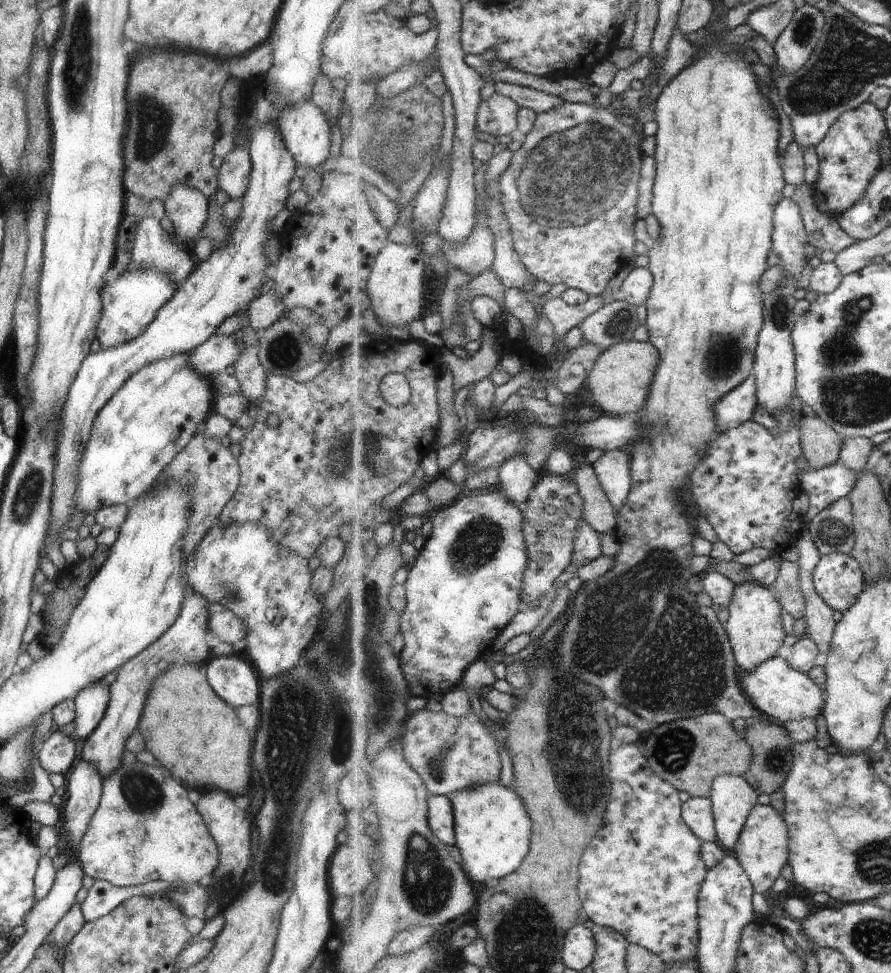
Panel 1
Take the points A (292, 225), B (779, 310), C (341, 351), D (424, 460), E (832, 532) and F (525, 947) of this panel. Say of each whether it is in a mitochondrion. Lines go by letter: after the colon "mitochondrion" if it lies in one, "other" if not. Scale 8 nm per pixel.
A: other
B: mitochondrion
C: other
D: other
E: mitochondrion
F: mitochondrion

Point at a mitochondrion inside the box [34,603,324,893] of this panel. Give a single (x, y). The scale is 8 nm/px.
(139, 789)

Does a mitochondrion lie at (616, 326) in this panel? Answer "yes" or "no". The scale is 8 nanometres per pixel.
yes

